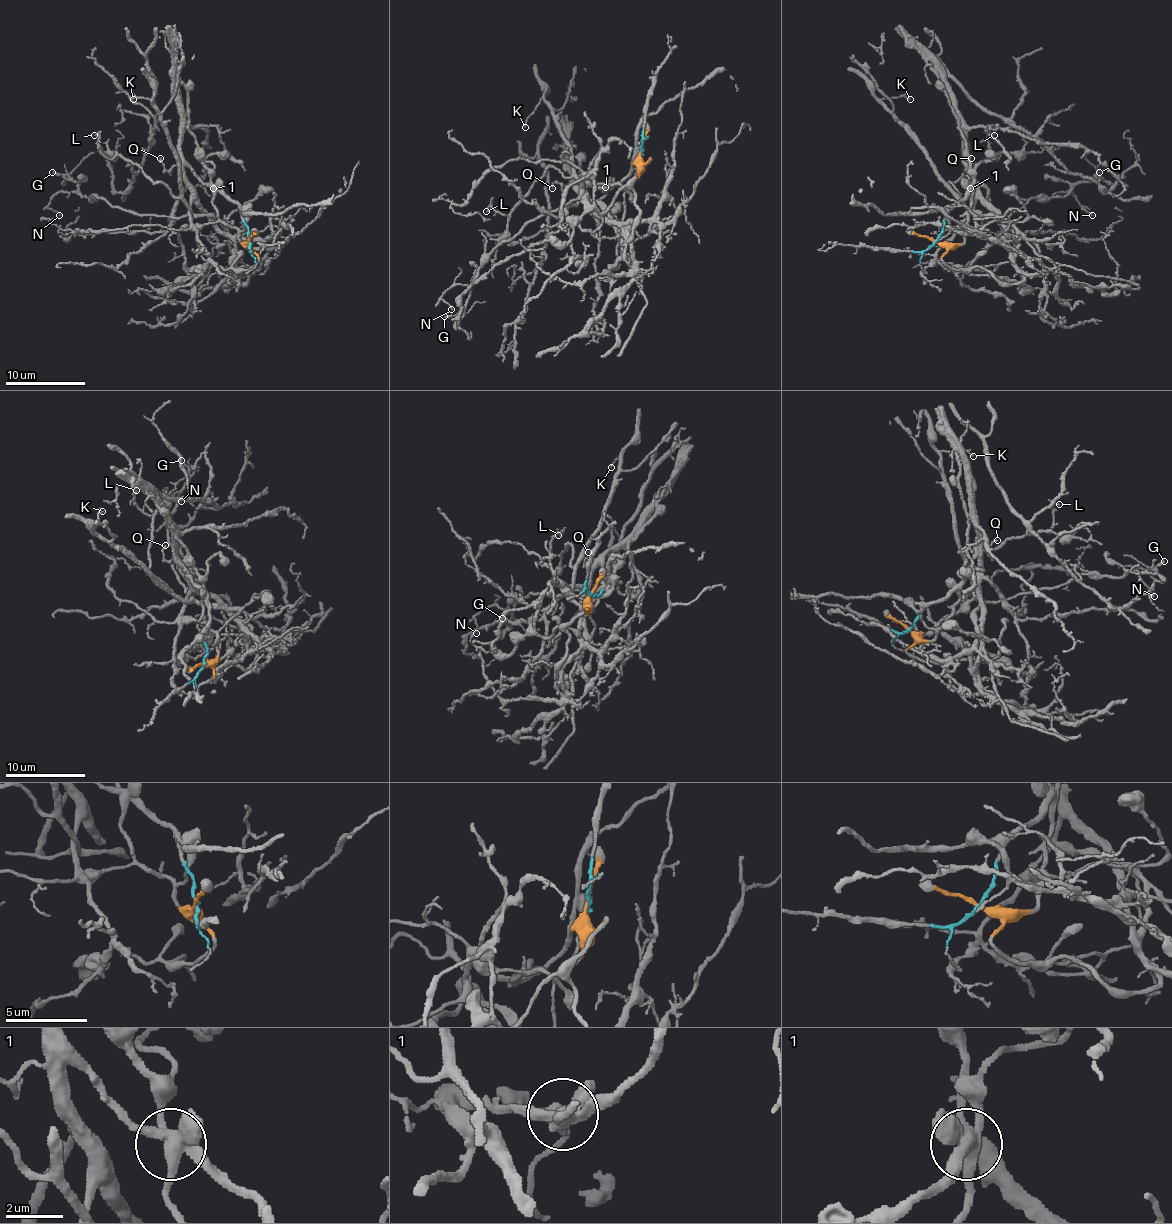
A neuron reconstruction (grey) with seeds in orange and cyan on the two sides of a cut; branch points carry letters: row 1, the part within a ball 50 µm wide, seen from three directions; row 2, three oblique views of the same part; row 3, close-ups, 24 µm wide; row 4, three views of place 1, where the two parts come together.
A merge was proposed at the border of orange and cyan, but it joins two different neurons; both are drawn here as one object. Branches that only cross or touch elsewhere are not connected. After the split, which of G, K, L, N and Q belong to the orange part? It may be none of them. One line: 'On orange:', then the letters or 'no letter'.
On orange: G, K, L, N

